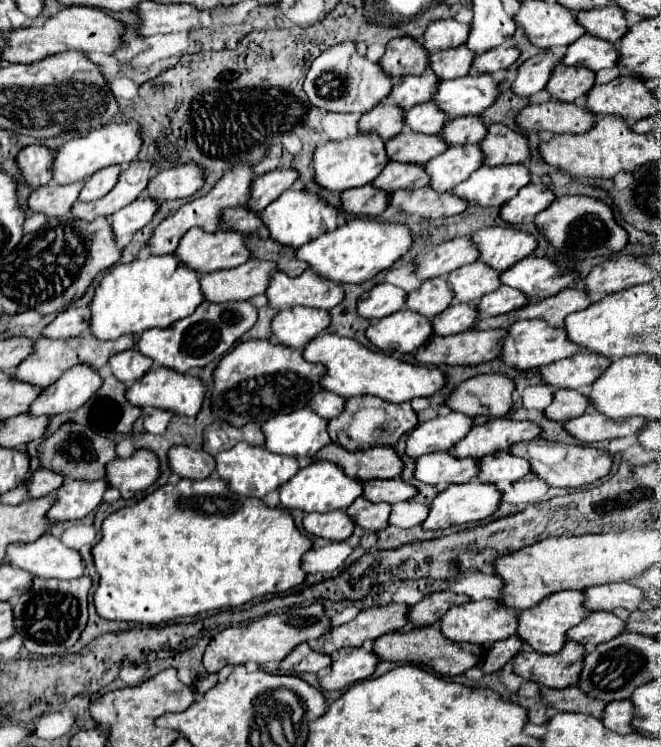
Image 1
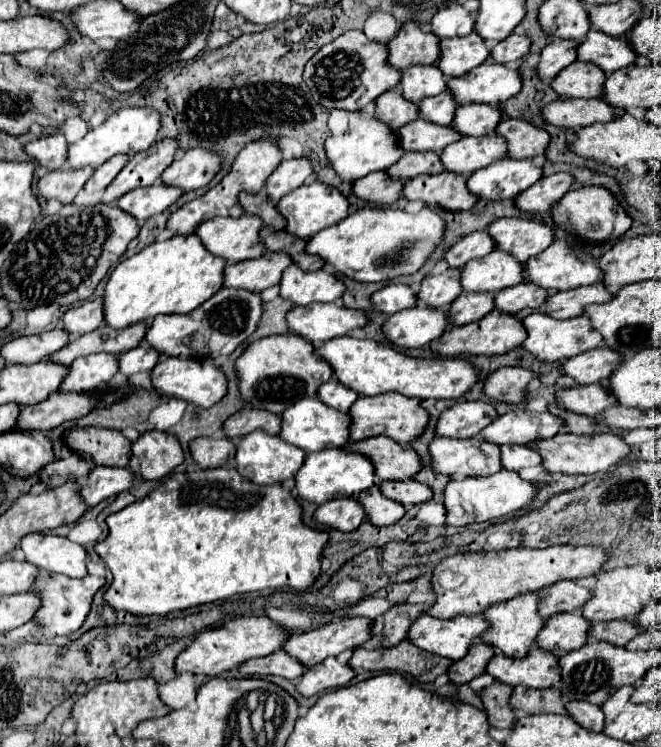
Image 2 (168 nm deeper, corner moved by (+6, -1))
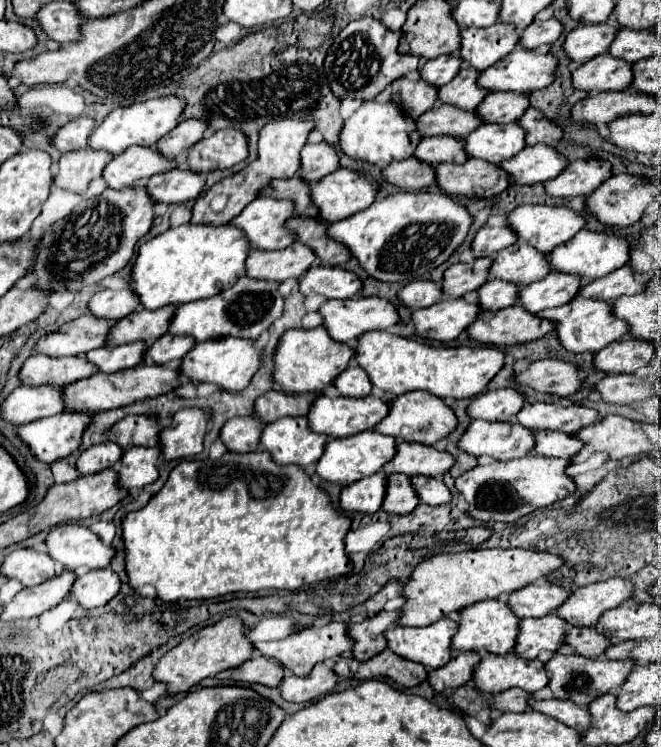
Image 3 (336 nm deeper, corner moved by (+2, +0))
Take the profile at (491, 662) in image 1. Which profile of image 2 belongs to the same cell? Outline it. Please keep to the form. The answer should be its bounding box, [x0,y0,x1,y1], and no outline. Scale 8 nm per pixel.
[448,642,494,684]

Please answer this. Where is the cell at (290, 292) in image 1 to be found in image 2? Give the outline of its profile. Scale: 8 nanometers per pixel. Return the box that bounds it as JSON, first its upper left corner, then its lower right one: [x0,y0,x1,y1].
[280,264,344,306]

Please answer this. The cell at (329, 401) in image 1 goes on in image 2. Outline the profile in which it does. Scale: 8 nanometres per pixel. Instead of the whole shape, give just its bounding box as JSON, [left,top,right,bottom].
[318,382,358,412]

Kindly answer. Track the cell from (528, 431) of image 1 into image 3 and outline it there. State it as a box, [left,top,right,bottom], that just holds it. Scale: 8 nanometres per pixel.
[518,403,598,433]

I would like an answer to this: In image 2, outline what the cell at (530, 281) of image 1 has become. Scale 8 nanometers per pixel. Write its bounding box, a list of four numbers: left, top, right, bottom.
[524,240,602,294]

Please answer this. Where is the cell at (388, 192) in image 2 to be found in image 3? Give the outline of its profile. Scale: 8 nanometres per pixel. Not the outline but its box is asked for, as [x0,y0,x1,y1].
[384,157,434,191]

